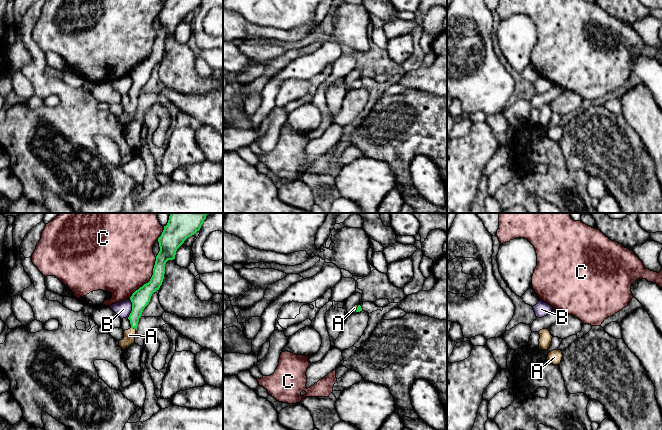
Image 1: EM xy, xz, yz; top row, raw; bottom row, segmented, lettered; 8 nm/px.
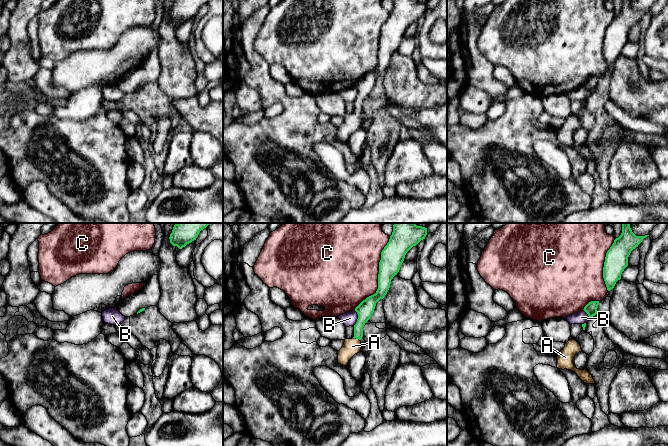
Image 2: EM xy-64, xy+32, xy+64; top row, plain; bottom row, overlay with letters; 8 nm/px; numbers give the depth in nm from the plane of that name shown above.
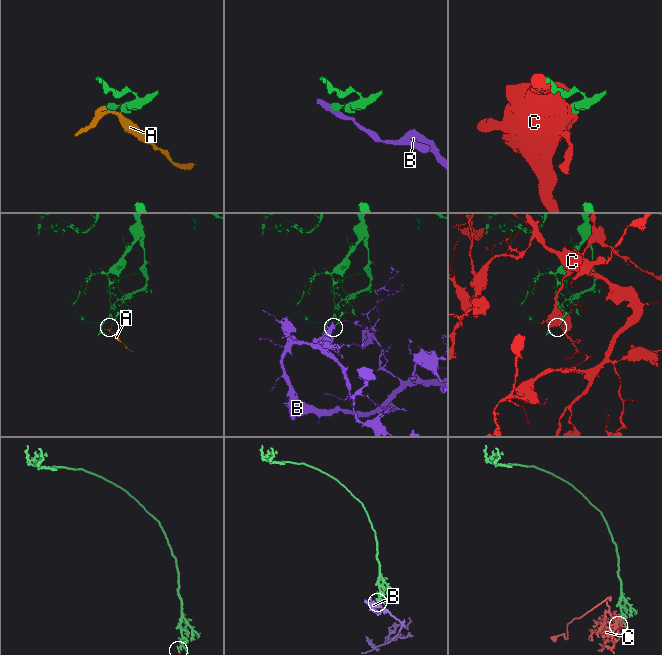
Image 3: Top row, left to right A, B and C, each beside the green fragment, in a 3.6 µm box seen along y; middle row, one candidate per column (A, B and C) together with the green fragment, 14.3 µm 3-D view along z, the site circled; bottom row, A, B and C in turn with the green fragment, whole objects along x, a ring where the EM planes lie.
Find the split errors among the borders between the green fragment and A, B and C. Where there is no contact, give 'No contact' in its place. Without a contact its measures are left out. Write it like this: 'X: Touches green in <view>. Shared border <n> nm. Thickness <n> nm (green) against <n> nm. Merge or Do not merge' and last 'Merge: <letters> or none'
A: Touches green in xy. Shared border 40 nm. Thickness 150 nm (green) against 100 nm. Merge
B: Touches green in xy. Shared border 150 nm. Thickness 150 nm (green) against 130 nm. Do not merge
C: Touches green in xy. Shared border 400 nm. Thickness 150 nm (green) against 480 nm. Do not merge
Merge: A

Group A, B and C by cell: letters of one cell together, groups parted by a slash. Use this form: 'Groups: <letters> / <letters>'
Groups: A / B / C

